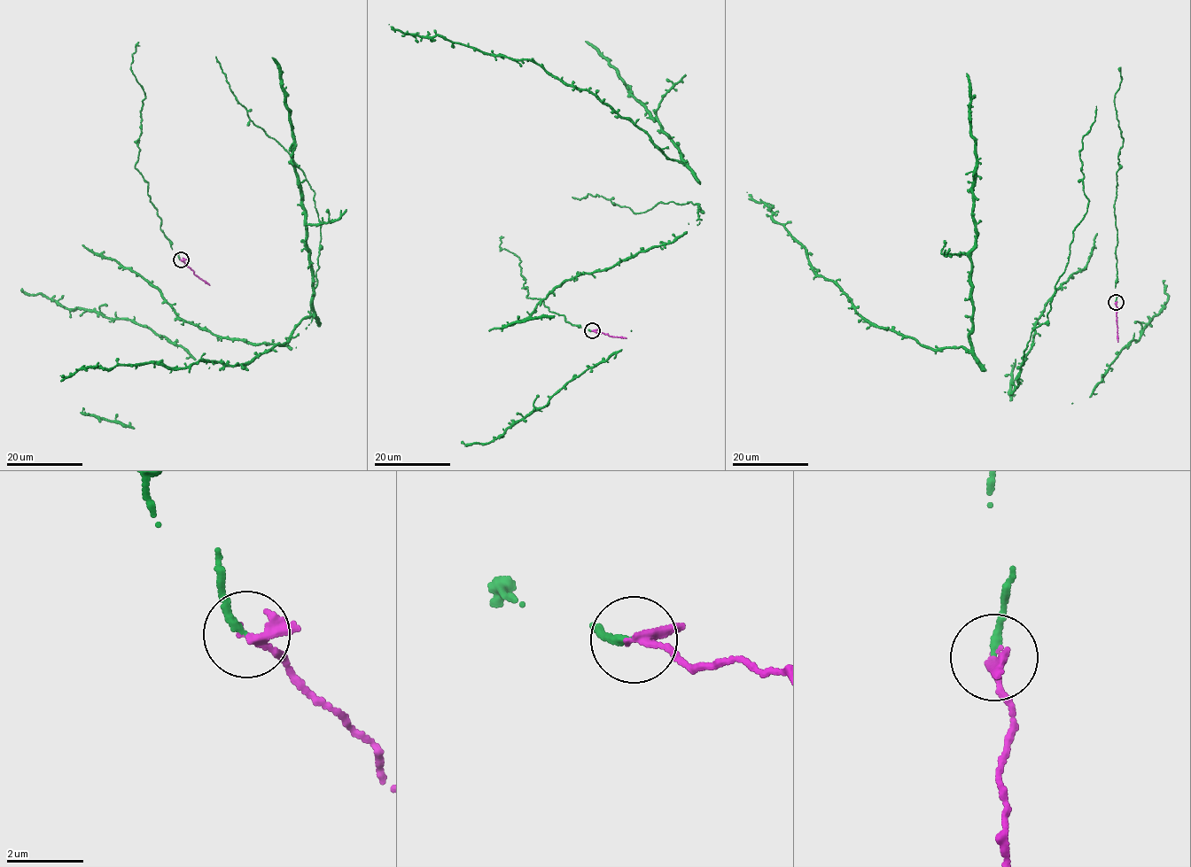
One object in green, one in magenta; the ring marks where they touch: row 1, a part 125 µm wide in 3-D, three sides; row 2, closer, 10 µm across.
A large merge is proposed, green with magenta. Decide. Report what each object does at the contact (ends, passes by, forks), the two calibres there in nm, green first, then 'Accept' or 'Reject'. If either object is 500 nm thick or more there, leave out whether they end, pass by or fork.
At the ring green ends. At the ring magenta passes by. Thickness 180 nm (green) against 180 nm. Accept

